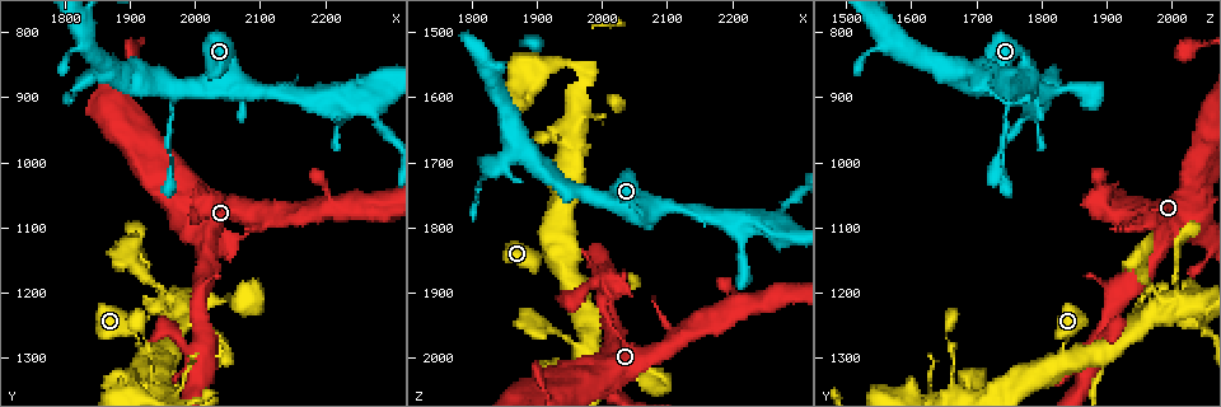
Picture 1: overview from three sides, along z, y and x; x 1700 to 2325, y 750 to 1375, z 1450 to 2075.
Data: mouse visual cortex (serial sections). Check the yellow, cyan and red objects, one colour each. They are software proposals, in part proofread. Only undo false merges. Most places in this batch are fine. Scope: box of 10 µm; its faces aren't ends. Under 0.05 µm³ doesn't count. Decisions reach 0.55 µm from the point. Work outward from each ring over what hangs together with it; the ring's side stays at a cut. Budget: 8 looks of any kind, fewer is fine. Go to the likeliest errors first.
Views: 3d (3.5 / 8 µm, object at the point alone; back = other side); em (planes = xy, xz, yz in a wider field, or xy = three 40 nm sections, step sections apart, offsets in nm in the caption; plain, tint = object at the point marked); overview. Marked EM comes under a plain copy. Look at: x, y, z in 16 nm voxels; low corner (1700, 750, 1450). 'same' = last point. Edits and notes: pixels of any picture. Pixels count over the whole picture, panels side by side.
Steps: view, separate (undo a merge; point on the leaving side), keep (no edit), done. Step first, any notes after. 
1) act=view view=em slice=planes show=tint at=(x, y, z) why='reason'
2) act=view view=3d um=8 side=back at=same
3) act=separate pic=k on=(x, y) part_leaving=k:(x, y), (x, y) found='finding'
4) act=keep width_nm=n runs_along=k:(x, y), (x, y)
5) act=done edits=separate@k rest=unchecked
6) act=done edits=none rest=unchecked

act=view view=3d um=3.5 at=(2245, 910, 1795) why='narrows sharply'

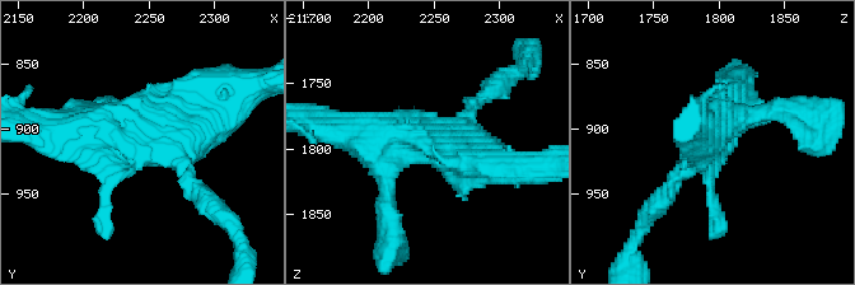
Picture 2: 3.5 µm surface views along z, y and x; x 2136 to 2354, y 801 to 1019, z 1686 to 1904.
act=view view=em slice=xy step=3 show=tint at=(2244, 910, 1792)

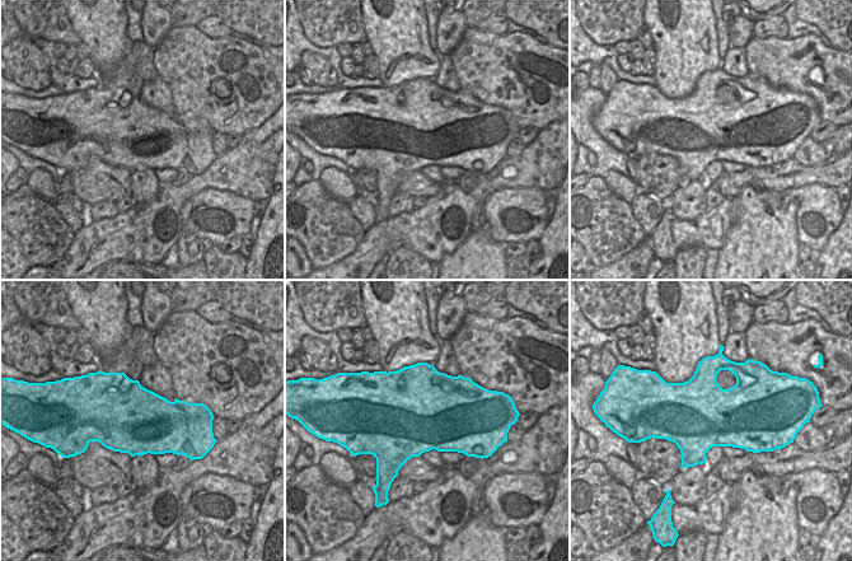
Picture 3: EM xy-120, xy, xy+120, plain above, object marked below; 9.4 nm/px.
act=view view=em slice=planes show=tint at=same why='cut it another way'

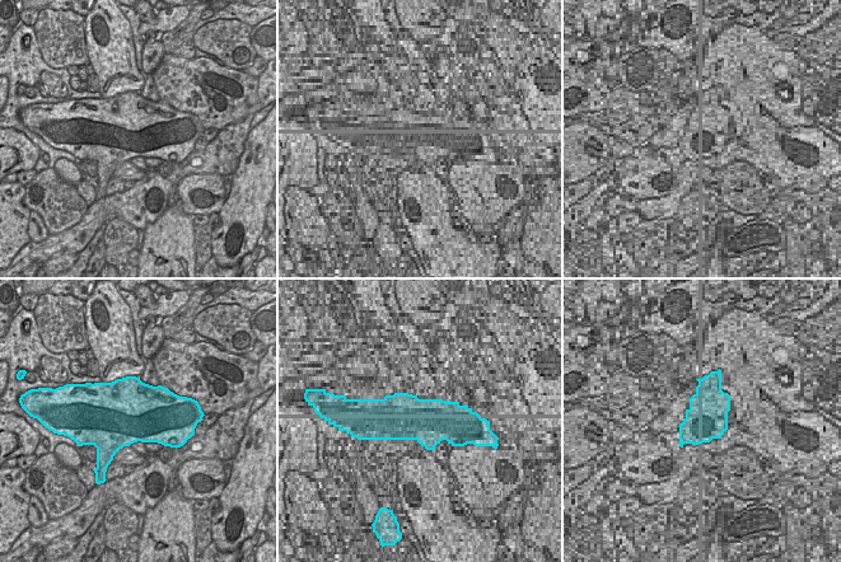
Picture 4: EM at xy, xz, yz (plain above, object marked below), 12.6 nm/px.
act=keep runs_along=2:(325, 127), (453, 138), (470, 157) found='all the same cell'

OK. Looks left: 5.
act=view view=3d um=3.5 at=(1980, 890, 1745) why='three-way junction'

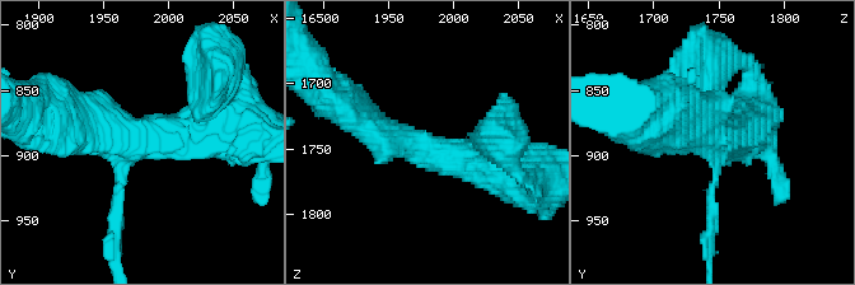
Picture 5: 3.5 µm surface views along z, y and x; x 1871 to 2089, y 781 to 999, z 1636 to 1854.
act=view view=em slice=xy step=2 show=tint at=(1976, 886, 1746) arms=3 arm_widths_nm=100,350,450 why='shape alone is not enough'

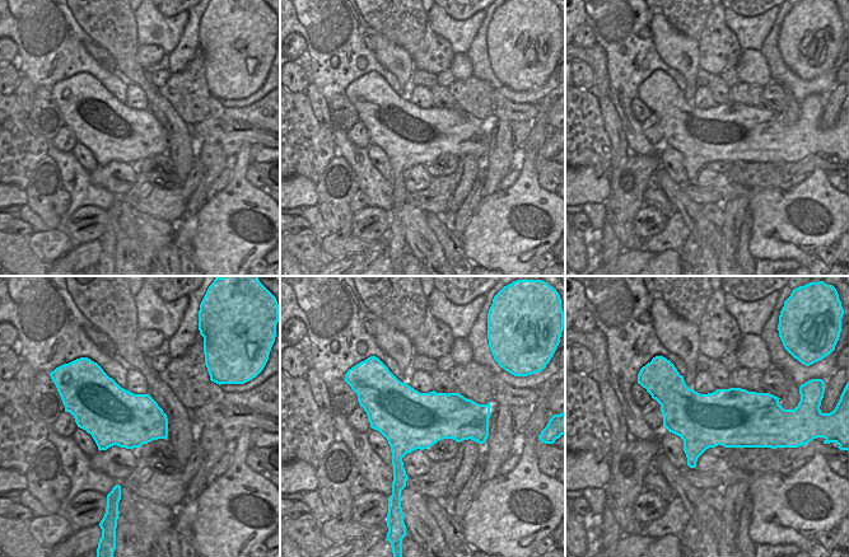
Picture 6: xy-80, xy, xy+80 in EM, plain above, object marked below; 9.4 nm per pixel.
act=view view=em slice=xy step=3 show=tint at=same

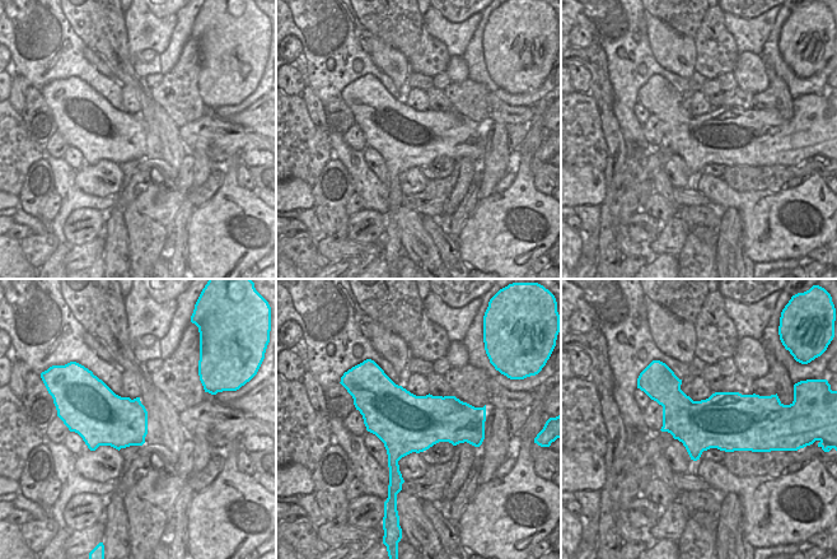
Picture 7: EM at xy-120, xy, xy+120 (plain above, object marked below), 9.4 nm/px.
act=keep width_nm=550 runs_along=5:(501, 173), (405, 144), (350, 104) found='continuous, no second cell'

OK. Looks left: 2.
act=view view=3d um=3.5 at=(1960, 1210, 2015)

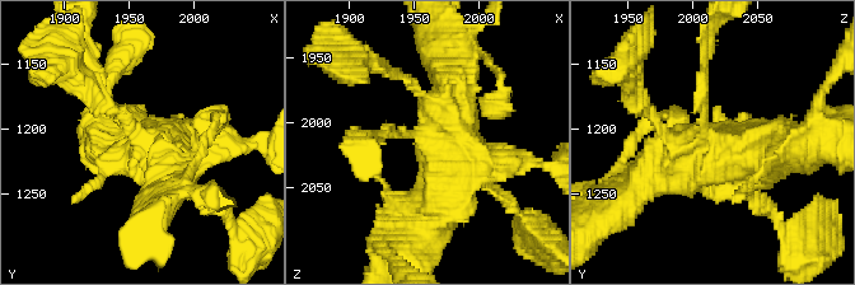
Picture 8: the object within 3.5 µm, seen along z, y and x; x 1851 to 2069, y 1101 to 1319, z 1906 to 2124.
act=view view=em slice=xy step=3 show=tint at=(1958, 1208, 2016)

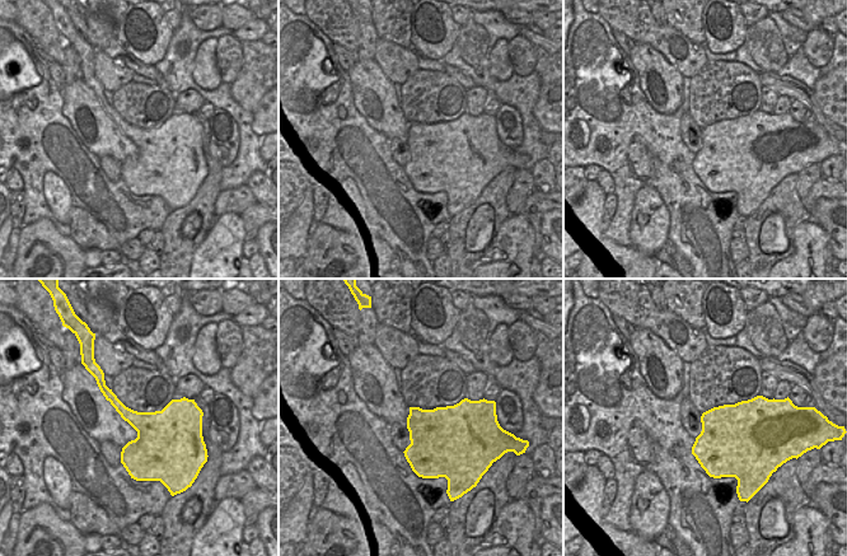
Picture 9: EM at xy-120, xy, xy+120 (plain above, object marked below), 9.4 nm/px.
act=keep found='one cell here'

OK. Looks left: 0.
act=done edits=none rest=unchecked

